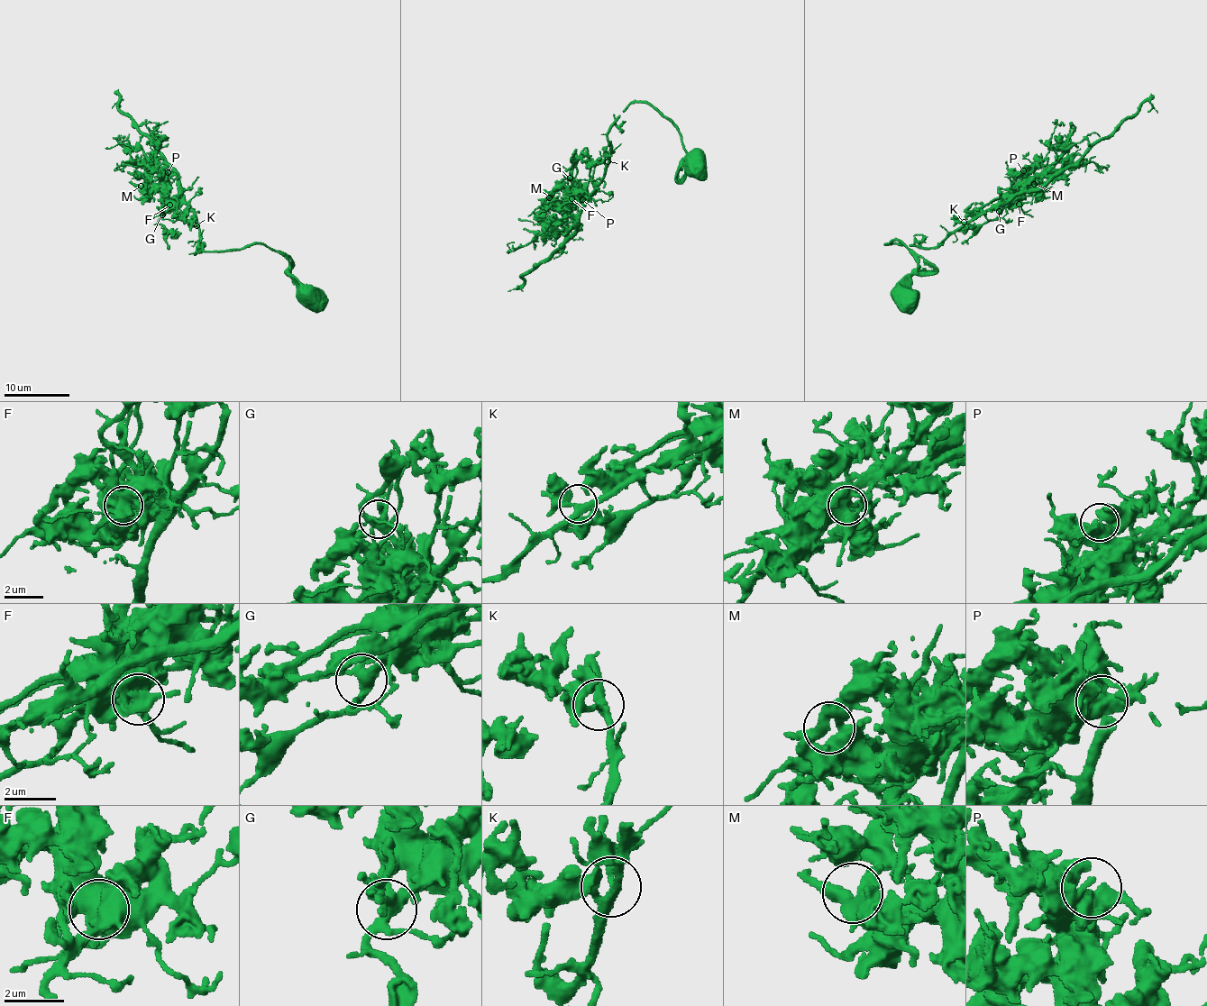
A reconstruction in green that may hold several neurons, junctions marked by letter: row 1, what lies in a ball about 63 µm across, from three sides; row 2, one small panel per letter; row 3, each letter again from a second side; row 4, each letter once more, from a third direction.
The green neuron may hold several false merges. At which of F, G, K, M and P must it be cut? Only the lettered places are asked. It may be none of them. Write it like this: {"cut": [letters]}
{"cut": []}

